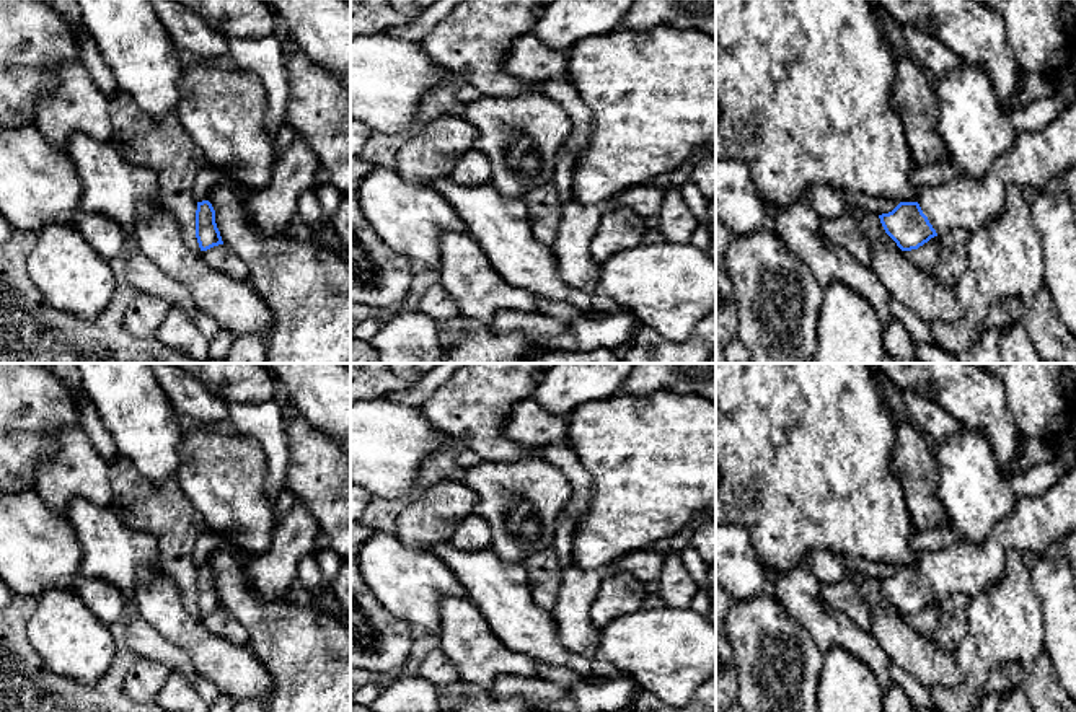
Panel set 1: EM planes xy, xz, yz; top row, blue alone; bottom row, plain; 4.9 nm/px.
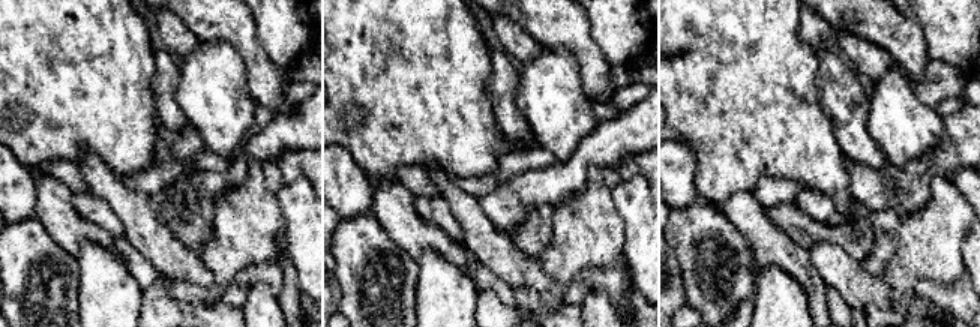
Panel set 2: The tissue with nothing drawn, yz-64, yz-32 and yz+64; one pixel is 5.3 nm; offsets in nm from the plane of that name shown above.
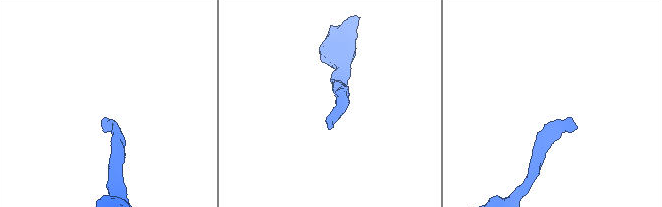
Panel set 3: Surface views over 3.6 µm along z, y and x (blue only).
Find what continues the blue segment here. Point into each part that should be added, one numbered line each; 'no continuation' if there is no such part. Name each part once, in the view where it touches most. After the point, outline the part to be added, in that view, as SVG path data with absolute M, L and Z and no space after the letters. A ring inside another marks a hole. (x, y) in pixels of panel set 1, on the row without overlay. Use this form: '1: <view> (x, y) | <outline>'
1: yz (1040, 520) | M1076 466L1039 495L1019 497L1012 515L999 521L980 544L957 543L944 549L923 552L918 569L937 601L950 595L975 596L991 588L1006 572L1006 552L1042 556L1045 549L1076 530Z

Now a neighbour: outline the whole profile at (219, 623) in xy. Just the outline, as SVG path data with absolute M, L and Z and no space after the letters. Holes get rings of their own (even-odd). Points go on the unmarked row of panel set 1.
M223 609L202 616L202 621L212 634L238 645L248 644L246 629Z

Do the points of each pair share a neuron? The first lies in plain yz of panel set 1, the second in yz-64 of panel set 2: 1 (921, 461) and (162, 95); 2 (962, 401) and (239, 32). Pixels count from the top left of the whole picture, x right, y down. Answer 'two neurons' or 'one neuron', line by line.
1: one neuron
2: one neuron

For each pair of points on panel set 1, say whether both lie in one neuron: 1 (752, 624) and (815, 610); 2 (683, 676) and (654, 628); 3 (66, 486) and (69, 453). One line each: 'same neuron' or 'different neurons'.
1: different neurons
2: same neuron
3: same neuron

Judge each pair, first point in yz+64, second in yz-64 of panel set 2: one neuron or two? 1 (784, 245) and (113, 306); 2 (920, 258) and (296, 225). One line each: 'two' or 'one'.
1: two
2: two

